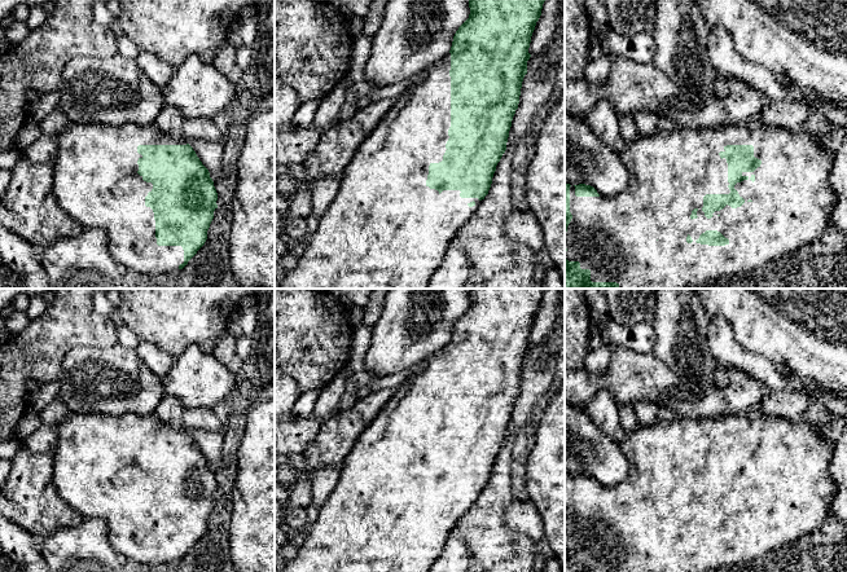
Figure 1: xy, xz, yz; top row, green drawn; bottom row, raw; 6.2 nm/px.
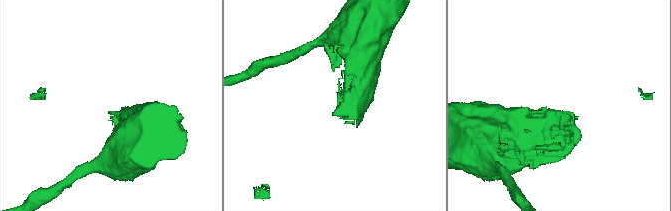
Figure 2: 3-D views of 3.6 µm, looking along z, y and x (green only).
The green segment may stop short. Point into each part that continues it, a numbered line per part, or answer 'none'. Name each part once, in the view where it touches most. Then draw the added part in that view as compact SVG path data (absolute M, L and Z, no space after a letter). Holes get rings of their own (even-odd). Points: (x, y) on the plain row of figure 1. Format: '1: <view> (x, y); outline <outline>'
1: yz (615, 528); outline M738 414L706 418L676 417L649 427L631 431L619 445L631 463L628 478L615 487L576 487L570 476L572 509L565 523L565 547L579 551L591 560L592 572L705 572L721 567L743 564L772 550L793 544L821 527L830 511L837 485L829 472L833 446L821 436L819 427L803 419L789 419L762 414ZM727 435L752 435L754 446L762 454L754 462L742 462L747 470L734 479L745 489L741 497L725 496L711 509L702 501L706 484L729 484L728 453L719 443ZM706 520L717 520L729 533L725 536L701 534L695 531Z

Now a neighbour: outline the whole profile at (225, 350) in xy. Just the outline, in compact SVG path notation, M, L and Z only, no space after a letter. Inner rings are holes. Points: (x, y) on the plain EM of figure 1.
M229 329L221 333L212 353L216 360L233 373L233 375L240 371L243 361L237 355L237 338L229 331Z

